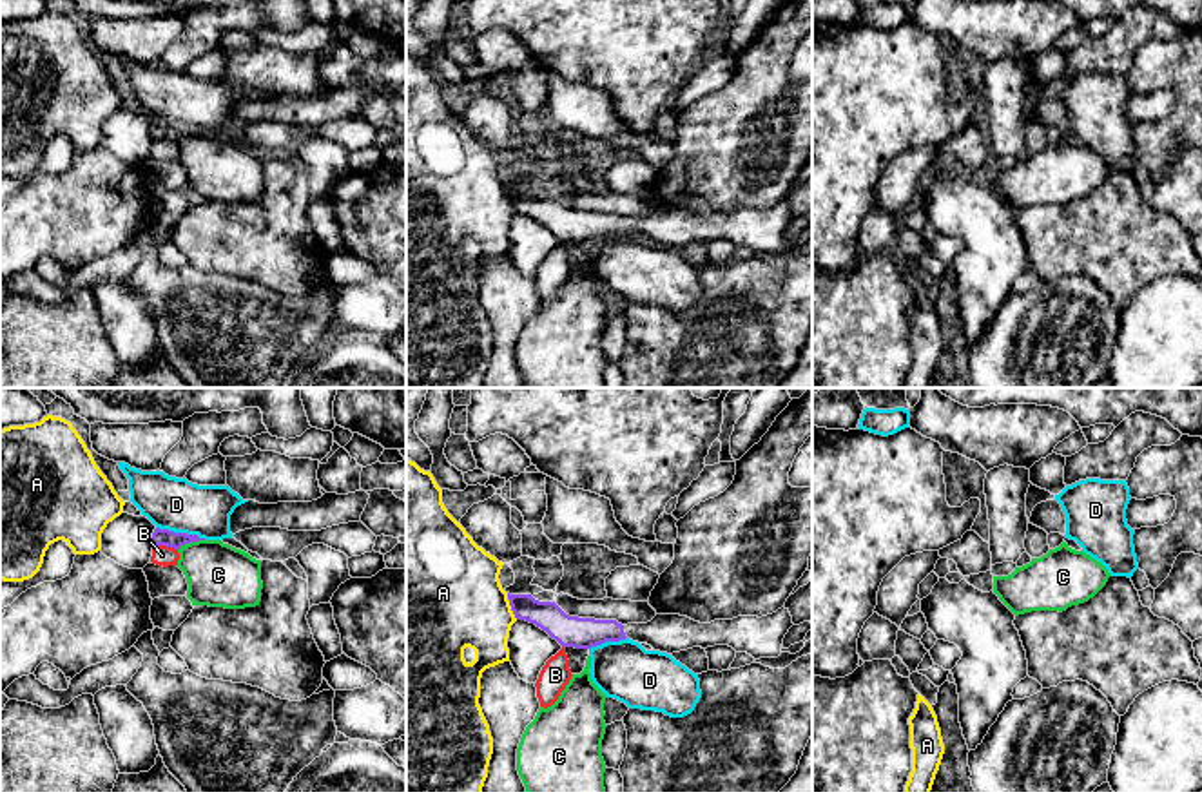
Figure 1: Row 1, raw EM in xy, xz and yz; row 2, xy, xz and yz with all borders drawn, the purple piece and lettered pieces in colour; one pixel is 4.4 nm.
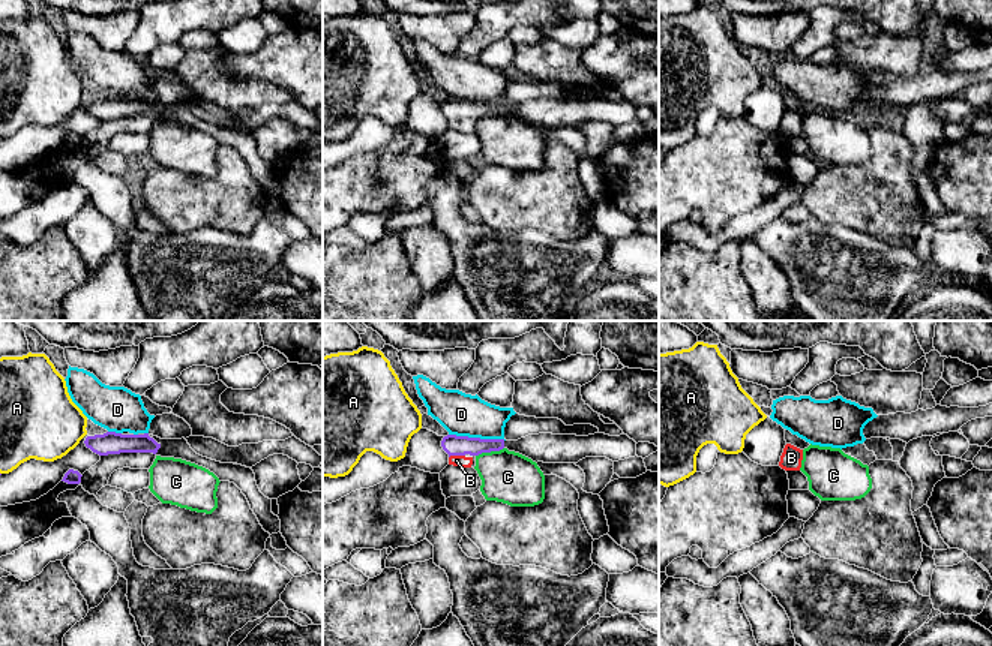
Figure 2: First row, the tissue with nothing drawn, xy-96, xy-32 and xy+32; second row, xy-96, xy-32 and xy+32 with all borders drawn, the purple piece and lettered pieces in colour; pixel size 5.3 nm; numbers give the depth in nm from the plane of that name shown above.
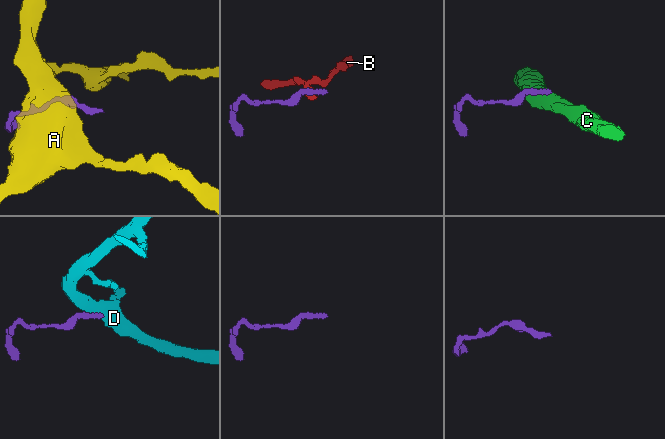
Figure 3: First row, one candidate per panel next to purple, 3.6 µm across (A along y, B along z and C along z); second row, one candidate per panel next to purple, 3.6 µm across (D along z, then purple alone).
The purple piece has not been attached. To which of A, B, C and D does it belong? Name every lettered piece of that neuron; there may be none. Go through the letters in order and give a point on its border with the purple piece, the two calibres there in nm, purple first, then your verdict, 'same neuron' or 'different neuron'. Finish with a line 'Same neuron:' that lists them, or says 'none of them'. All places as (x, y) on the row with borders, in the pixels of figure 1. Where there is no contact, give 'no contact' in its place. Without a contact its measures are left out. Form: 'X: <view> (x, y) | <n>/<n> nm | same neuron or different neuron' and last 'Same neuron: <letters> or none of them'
A: xz (510, 604) | 130/440 nm | different neuron
B: xy (165, 544) | 80/90 nm | different neuron
C: xy (191, 540) | 80/280 nm | different neuron
D: xy (182, 533) | 80/240 nm | different neuron
Same neuron: none of them

